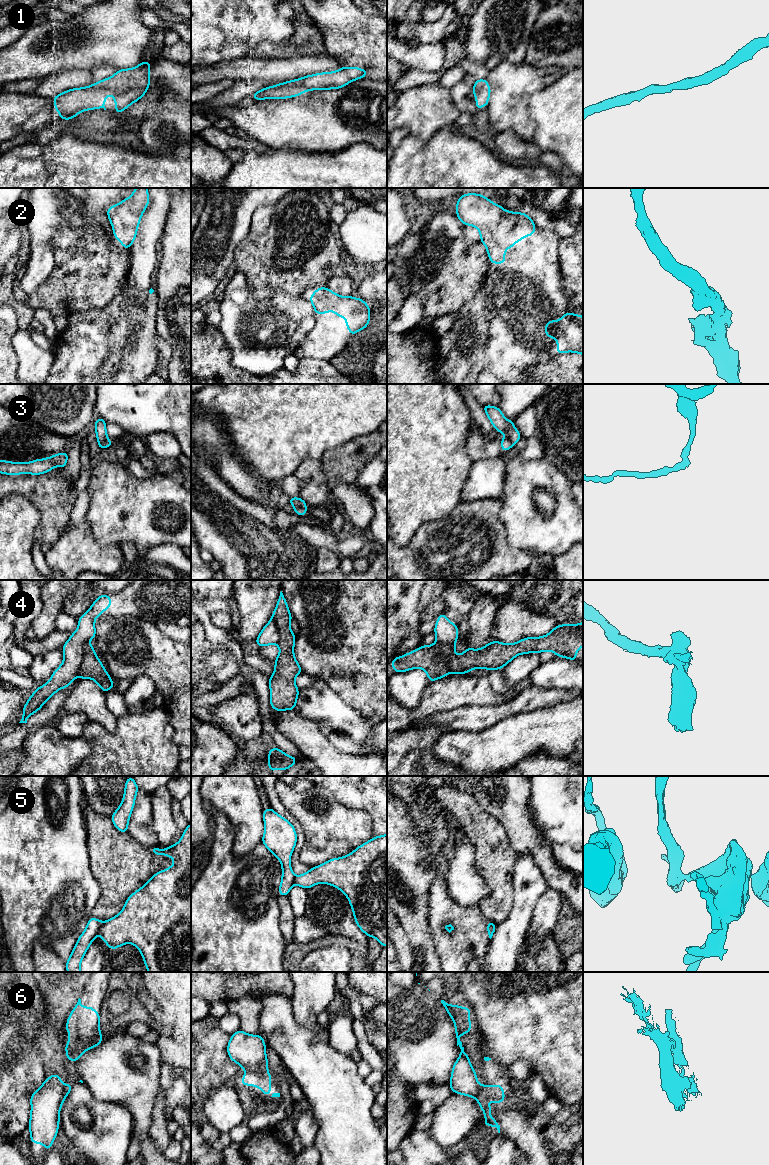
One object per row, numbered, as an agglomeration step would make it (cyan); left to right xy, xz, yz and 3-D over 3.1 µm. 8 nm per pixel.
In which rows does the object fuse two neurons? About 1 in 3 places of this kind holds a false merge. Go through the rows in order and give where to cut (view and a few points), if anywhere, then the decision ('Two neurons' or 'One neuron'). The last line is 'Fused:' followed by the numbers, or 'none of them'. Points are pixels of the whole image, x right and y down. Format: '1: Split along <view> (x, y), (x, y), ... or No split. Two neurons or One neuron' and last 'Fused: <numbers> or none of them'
1: No split. One neuron
2: No split. One neuron
3: Split along xz (294, 505), (305, 508). Two neurons
4: Split along xy (88, 640), (84, 646), (82, 662), (77, 673). Two neurons
5: Split along xy (102, 922), (98, 932). Two neurons
6: Split along xy (62, 1084), (64, 1093), (59, 1109). Two neurons
Fused: 3, 4, 5, 6

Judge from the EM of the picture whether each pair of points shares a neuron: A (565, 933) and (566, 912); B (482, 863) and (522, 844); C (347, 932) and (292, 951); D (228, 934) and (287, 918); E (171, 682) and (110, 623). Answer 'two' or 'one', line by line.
A: one
B: two
C: two
D: two
E: one

